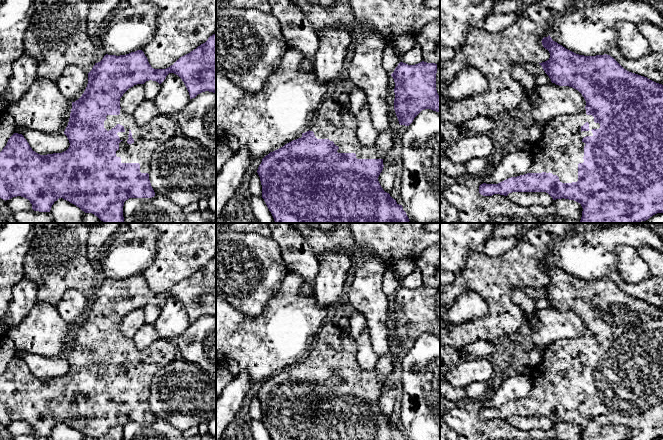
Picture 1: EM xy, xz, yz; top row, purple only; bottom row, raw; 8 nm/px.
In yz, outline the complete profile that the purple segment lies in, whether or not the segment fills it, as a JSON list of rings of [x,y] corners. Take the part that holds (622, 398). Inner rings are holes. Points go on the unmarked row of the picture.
[[[550,259],[544,261],[541,266],[543,271],[549,275],[550,282],[539,288],[551,306],[578,314],[584,321],[586,330],[578,338],[562,338],[547,346],[542,362],[532,367],[529,374],[532,379],[532,390],[527,398],[508,402],[498,408],[483,407],[479,410],[479,417],[483,420],[494,418],[507,420],[512,416],[546,416],[553,424],[564,422],[580,427],[583,432],[582,440],[653,440],[663,437],[663,309],[627,295],[610,279],[579,279],[553,265]]]

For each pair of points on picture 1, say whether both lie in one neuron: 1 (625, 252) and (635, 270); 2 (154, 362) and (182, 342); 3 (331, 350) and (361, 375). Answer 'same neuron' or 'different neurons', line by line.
1: same neuron
2: different neurons
3: same neuron

